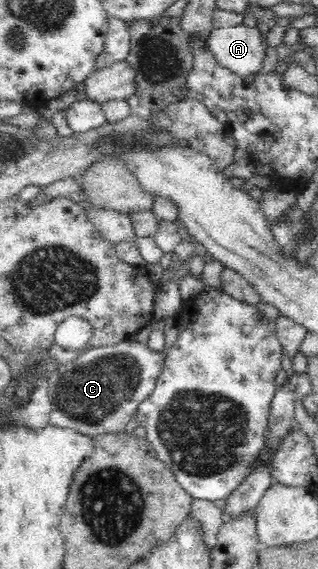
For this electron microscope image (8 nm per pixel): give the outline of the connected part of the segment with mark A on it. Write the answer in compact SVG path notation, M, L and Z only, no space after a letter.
M244 25L212 29L208 46L220 66L243 79L263 70L269 47L257 27Z

